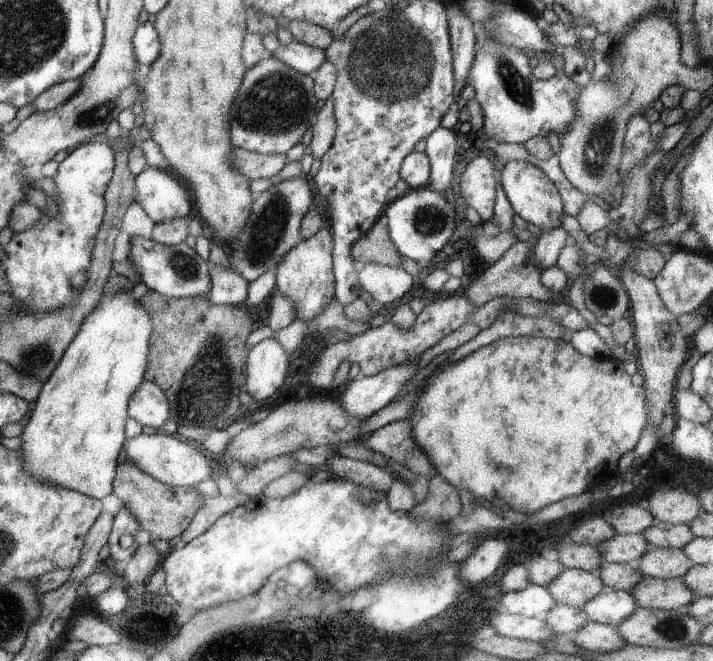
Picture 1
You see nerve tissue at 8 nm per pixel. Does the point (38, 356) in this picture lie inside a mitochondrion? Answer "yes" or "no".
yes

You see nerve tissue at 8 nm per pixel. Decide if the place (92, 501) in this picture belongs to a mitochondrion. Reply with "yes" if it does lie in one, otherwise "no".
no

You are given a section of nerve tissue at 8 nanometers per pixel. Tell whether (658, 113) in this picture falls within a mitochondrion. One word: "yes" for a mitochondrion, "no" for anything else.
no

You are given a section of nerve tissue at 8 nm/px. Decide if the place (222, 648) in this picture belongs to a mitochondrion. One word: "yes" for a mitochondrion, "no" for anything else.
no

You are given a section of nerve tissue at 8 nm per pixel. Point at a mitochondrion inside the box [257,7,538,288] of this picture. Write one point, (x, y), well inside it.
(390, 58)

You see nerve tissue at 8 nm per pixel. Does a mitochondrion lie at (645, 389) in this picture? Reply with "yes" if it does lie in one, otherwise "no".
no

